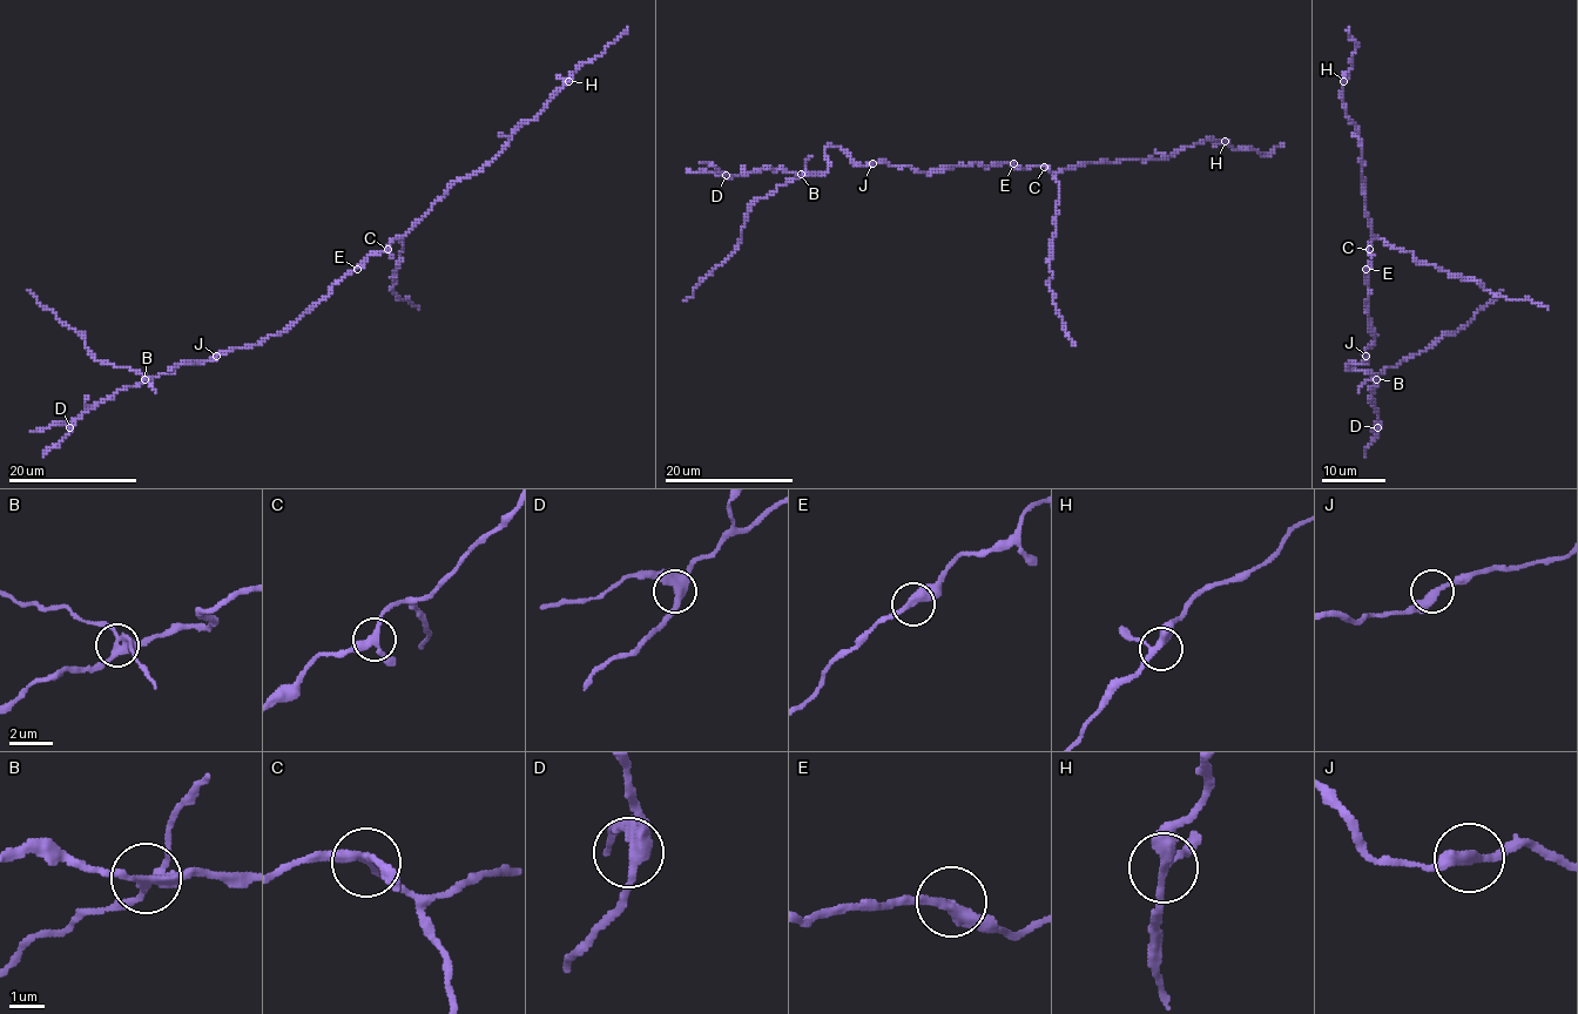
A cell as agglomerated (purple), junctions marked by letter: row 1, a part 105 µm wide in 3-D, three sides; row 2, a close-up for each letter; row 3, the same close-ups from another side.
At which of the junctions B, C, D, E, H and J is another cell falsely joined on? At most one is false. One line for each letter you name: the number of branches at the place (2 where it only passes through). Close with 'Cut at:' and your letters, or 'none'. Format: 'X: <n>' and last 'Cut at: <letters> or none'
B: 4
Cut at: B

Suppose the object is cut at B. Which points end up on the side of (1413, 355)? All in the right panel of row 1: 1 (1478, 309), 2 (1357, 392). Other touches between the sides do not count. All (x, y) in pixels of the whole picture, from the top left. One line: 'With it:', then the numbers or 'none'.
With it: 1, 2

